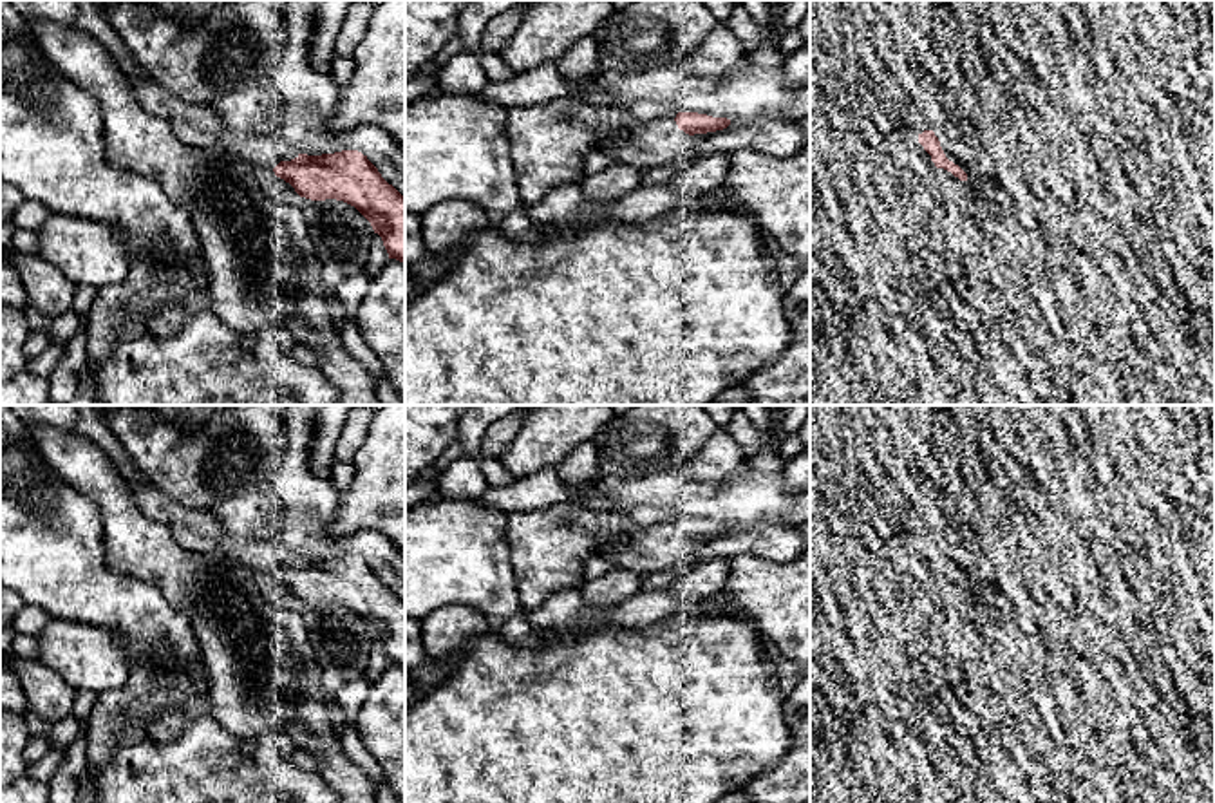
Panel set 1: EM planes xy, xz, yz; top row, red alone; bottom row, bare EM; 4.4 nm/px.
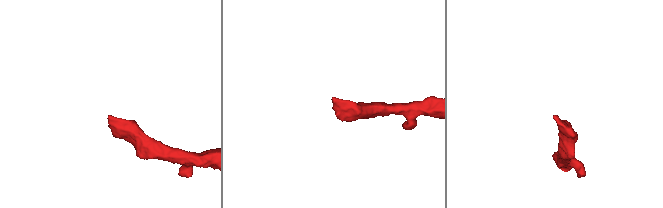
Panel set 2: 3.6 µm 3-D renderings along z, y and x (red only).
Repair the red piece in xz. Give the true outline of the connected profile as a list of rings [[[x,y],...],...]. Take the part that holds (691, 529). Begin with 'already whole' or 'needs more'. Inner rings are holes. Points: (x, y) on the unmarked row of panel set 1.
needs more; [[[678,517],[674,523],[651,523],[626,546],[602,544],[595,550],[617,566],[644,575],[680,575],[700,559],[694,552],[694,539],[723,535],[730,530],[727,523],[712,523],[698,517]]]

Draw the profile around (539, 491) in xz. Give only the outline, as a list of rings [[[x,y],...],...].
[[[551,468],[539,470],[523,479],[513,479],[506,487],[490,487],[474,503],[499,508],[506,514],[541,512],[557,503],[575,503],[600,512],[617,508],[617,501],[597,488],[589,488],[582,494],[573,494]]]

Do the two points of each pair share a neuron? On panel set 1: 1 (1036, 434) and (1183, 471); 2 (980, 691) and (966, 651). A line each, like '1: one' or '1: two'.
1: two
2: one

